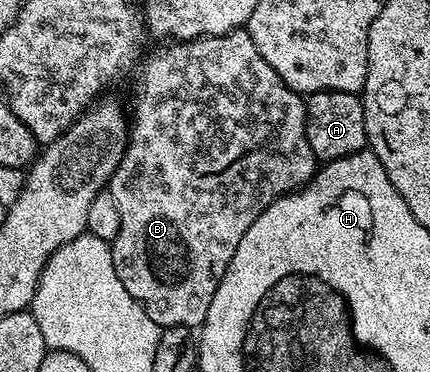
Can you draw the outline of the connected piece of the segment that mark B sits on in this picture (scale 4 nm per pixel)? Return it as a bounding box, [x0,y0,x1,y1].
[109,30,317,329]

